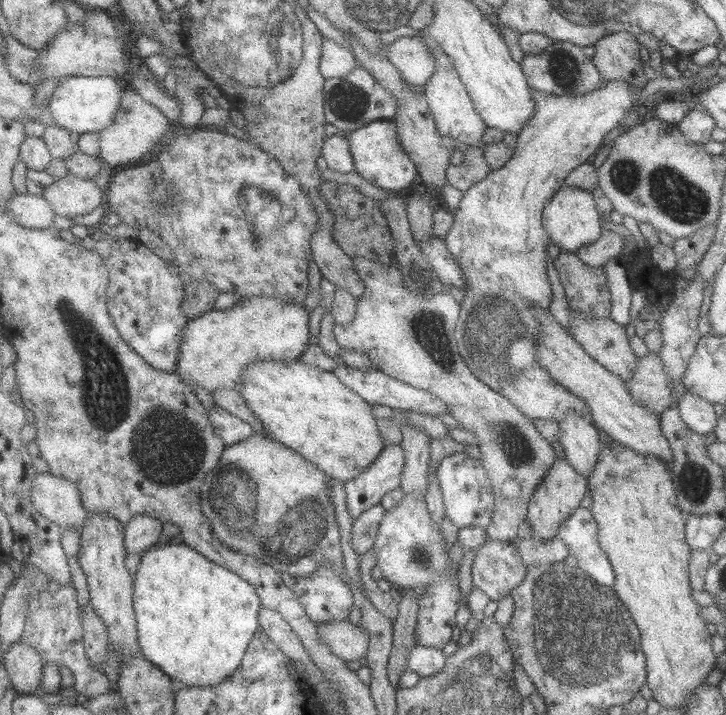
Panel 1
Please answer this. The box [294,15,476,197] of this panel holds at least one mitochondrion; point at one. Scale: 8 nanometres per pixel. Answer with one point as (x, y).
(347, 101)

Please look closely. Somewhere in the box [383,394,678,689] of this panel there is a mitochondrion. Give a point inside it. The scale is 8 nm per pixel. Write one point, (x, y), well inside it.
(517, 449)

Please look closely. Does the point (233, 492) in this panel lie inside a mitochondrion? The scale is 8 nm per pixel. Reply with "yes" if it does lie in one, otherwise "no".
yes

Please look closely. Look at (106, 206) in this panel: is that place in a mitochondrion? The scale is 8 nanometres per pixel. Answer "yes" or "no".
no

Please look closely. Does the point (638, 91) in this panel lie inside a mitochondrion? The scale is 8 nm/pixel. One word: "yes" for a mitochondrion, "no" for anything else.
no

